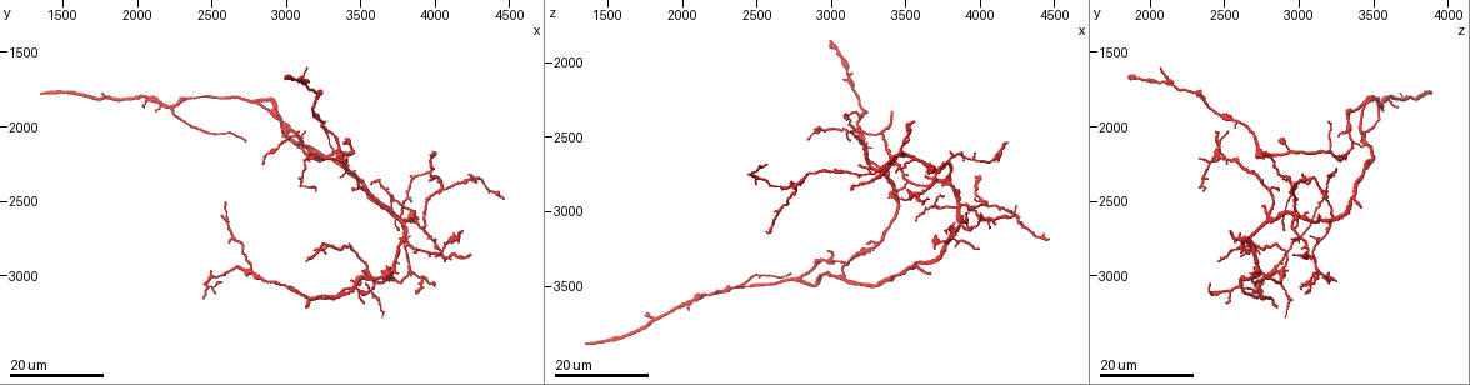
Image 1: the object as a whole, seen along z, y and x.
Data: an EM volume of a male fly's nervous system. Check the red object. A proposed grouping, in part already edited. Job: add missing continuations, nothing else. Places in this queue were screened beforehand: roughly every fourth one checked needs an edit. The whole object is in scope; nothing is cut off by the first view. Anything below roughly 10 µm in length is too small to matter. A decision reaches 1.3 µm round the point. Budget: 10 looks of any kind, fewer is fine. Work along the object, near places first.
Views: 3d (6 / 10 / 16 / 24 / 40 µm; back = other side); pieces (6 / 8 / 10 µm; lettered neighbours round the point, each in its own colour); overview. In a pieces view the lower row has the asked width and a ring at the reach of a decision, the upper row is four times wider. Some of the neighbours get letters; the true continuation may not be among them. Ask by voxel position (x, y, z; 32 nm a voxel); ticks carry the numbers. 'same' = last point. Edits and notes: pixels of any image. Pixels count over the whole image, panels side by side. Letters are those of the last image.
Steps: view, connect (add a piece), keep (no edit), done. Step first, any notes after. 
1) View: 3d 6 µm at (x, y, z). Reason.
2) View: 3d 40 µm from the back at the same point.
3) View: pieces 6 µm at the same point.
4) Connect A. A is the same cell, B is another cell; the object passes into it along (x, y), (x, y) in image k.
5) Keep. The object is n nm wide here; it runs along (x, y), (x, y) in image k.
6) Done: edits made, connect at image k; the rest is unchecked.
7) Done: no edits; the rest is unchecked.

View: 3d 16 µm at (3000, 2060, 3280). Free end.

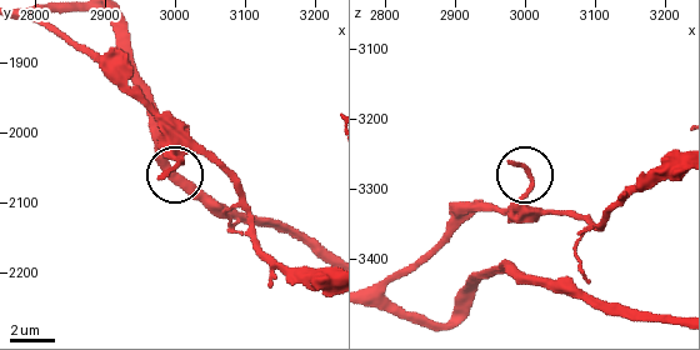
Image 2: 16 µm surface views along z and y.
View: pieces 6 µm at (2985, 2065, 3265).

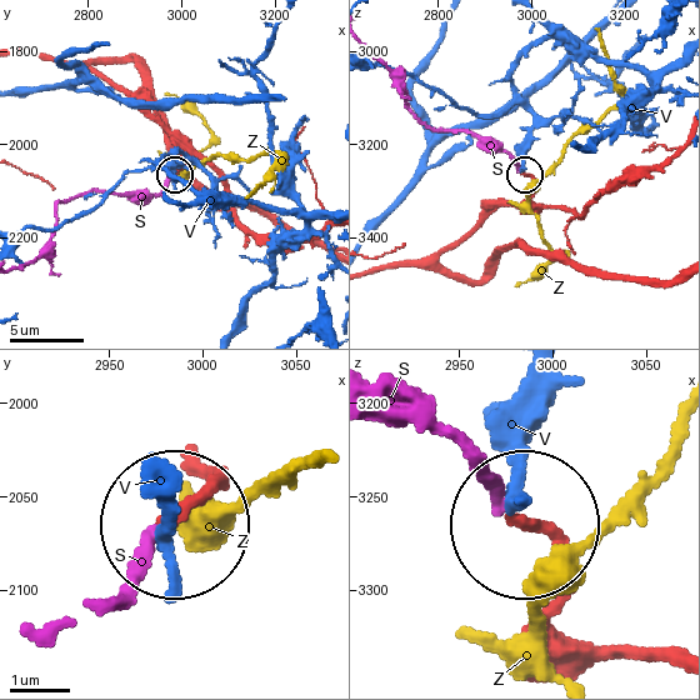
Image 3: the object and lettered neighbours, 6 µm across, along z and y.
Connect S. The object is 150 nm wide here; S is the same cell, V and Z are other cells; the object passes into it along (209, 465), (109, 600) in image 3; the neuron continues.

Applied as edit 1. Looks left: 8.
View: overview. See it whole again.

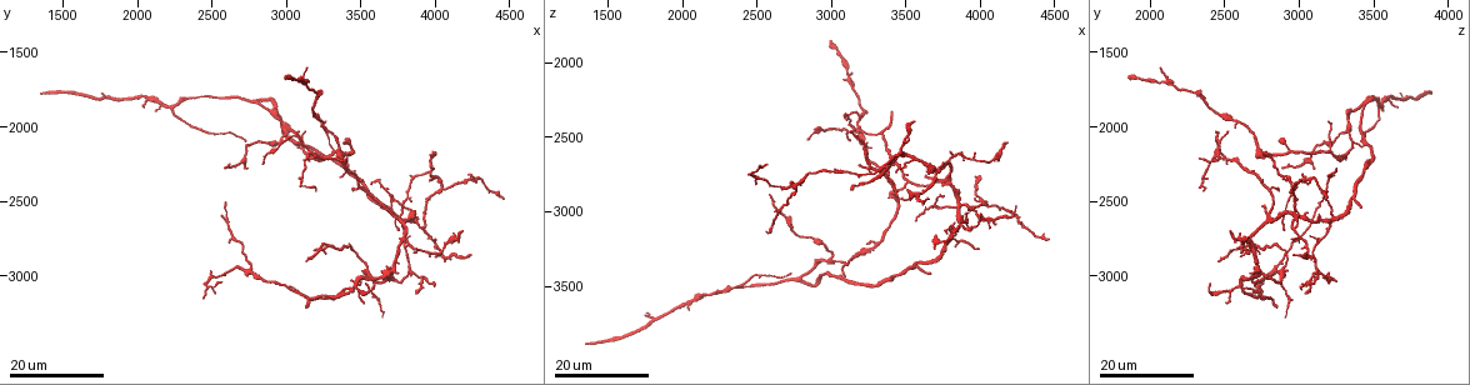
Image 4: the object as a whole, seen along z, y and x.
View: 3d 24 µm at (3980, 2280, 3240).

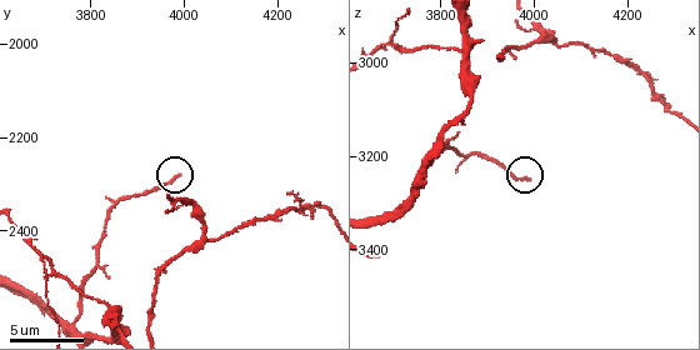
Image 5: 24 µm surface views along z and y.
View: 3d 6 µm at (3980, 2280, 3245).

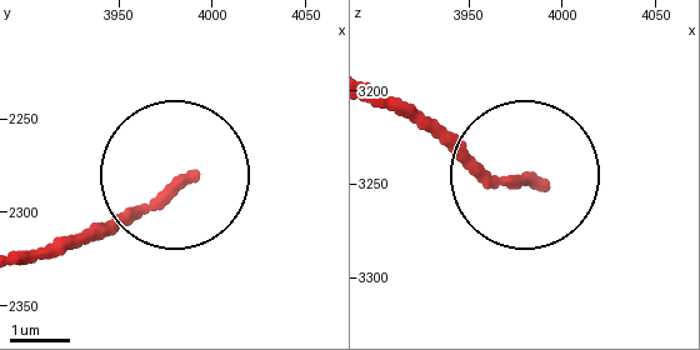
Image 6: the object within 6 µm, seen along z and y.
View: pieces 8 µm at (3986, 2282, 3248).

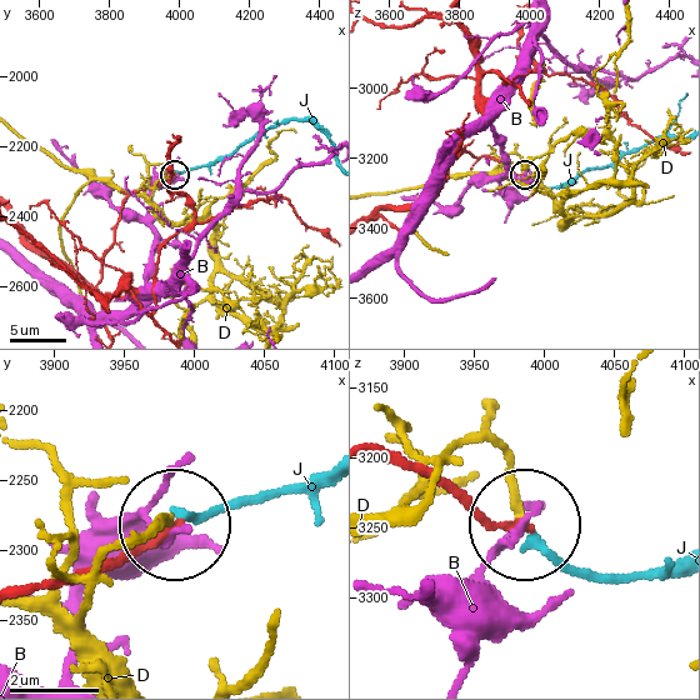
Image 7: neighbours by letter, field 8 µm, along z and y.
Connect J. J is the same cell, B and D are other cells; the object passes into it along (60, 584), (113, 569), (184, 516), (325, 486) in image 7; it goes on there.

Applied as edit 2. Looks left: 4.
View: overview.

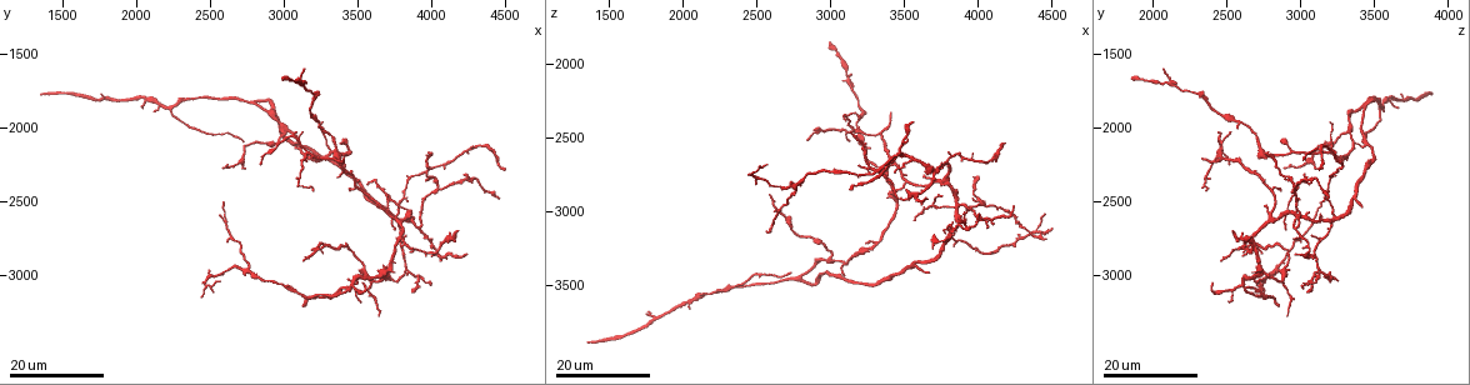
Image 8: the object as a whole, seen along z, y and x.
View: 3d 16 µm at (4180, 2700, 2560). Long arm stops here.

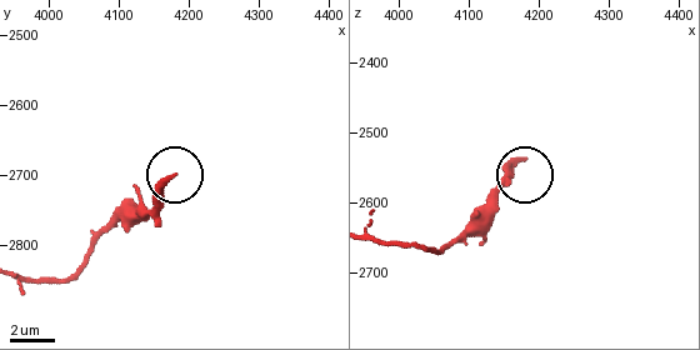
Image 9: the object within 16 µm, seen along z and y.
View: 3d 6 µm at (4180, 2705, 2535). Closer look.

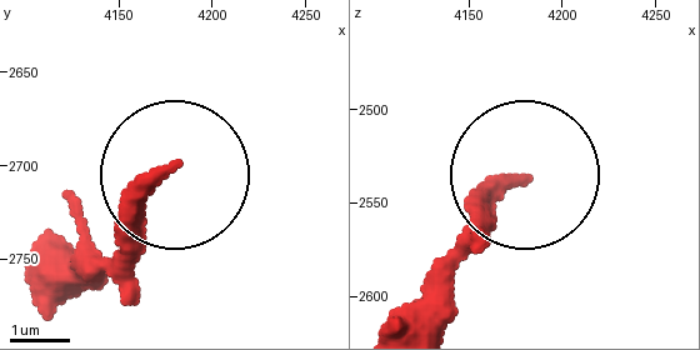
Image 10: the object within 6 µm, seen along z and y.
View: pieces 8 µm at (4176, 2702, 2538).

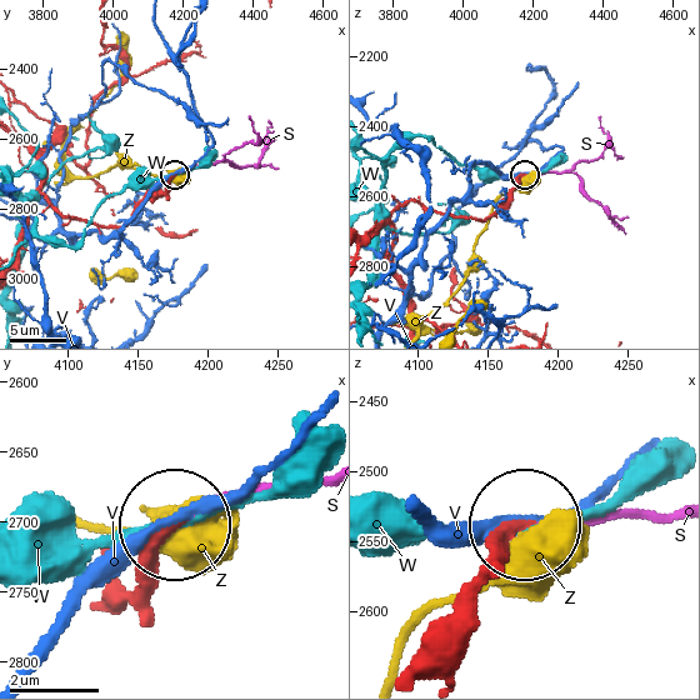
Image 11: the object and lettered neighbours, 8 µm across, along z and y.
Connect S. S is the same cell, V, W and Z are other cells; the object passes into it along (105, 611), (216, 503), (329, 488) in image 11; the neuron continues.

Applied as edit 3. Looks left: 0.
Done: edits made, connect at image 3, connect at image 7, connect at image 11; the rest is unchecked.

